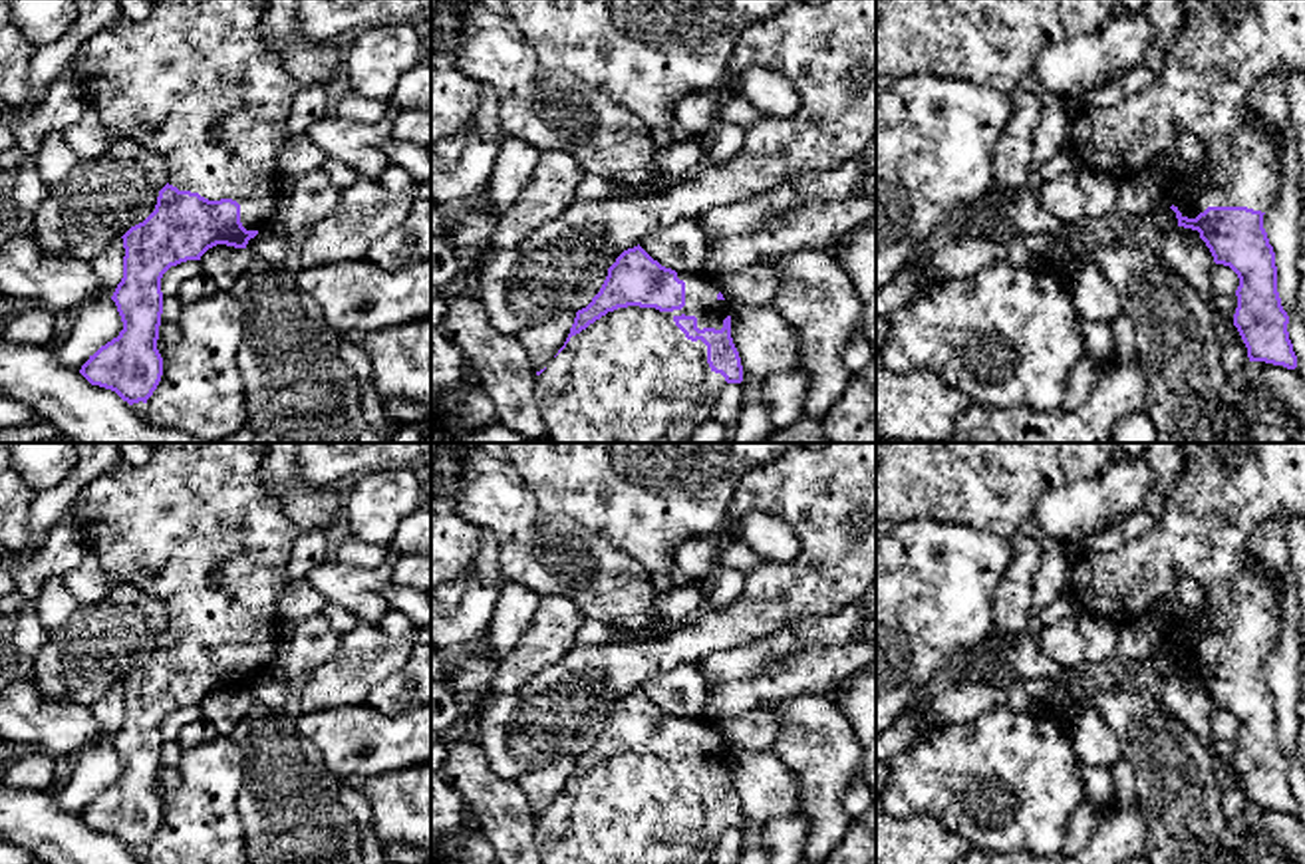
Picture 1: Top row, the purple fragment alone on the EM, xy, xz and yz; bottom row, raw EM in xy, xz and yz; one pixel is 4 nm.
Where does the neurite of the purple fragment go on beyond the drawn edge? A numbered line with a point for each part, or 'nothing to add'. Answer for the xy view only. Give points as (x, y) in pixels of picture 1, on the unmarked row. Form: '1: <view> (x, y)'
1: xy (195, 527)

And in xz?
1: xz (634, 807)

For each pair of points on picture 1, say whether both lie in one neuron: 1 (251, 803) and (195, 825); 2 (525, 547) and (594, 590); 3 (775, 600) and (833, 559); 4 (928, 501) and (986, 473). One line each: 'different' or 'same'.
1: different
2: same
3: same
4: same

